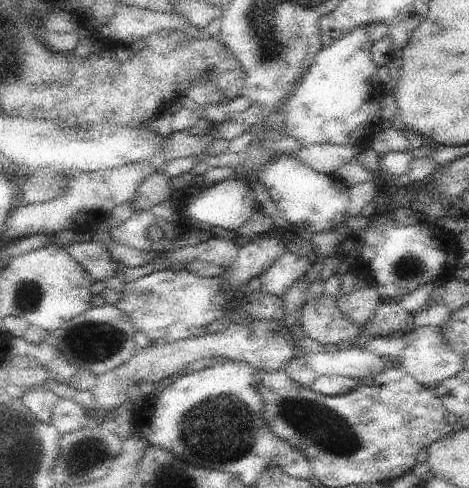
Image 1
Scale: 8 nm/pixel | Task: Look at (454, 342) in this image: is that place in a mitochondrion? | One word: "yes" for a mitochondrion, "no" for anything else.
no

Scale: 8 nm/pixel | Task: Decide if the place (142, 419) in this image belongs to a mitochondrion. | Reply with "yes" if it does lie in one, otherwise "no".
no

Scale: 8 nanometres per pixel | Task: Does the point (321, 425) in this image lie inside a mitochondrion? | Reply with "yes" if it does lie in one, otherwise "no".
yes

